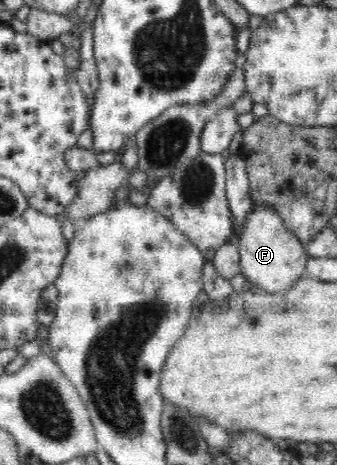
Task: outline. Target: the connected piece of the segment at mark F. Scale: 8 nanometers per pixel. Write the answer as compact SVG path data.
M256 206L245 217L243 227L237 233L236 246L240 253L240 273L260 291L269 293L289 289L303 275L308 253L299 238L286 227L282 216L272 207Z

